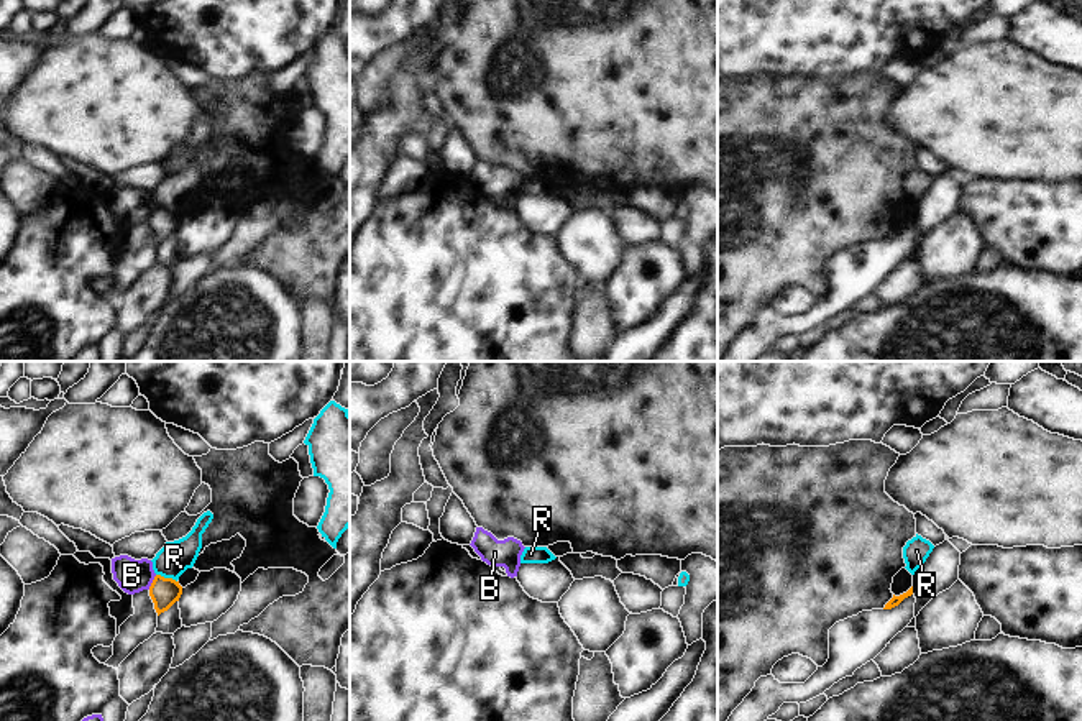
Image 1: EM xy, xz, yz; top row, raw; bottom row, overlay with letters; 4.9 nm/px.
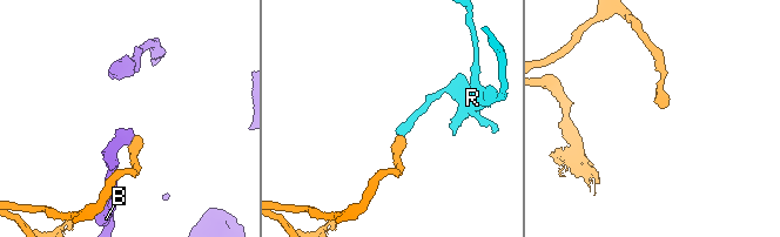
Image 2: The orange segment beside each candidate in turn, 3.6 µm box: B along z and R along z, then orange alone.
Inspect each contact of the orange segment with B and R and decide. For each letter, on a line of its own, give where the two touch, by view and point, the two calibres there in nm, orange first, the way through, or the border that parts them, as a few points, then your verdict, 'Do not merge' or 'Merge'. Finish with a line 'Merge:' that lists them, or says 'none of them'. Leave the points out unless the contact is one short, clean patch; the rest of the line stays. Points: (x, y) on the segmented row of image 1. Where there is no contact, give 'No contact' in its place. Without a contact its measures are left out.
B: Touches orange at xy (153, 582). Thickness 140 nm (orange) against 160 nm. Boundary: xy (156, 575), (148, 588). Do not merge
R: Touches orange at xy (166, 578). Thickness 140 nm (orange) against 160 nm. Boundary: xy (156, 574), (176, 582). Do not merge
Merge: none of them

